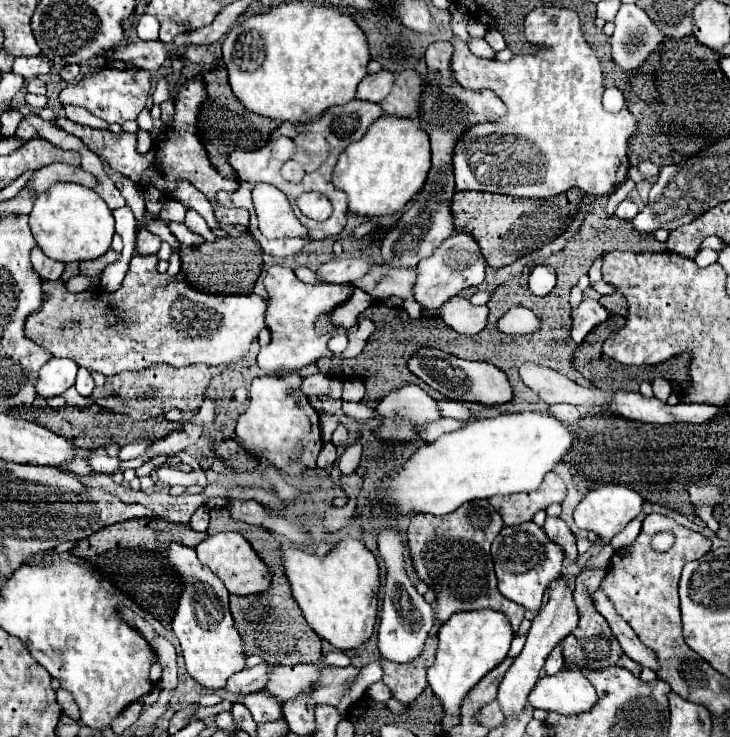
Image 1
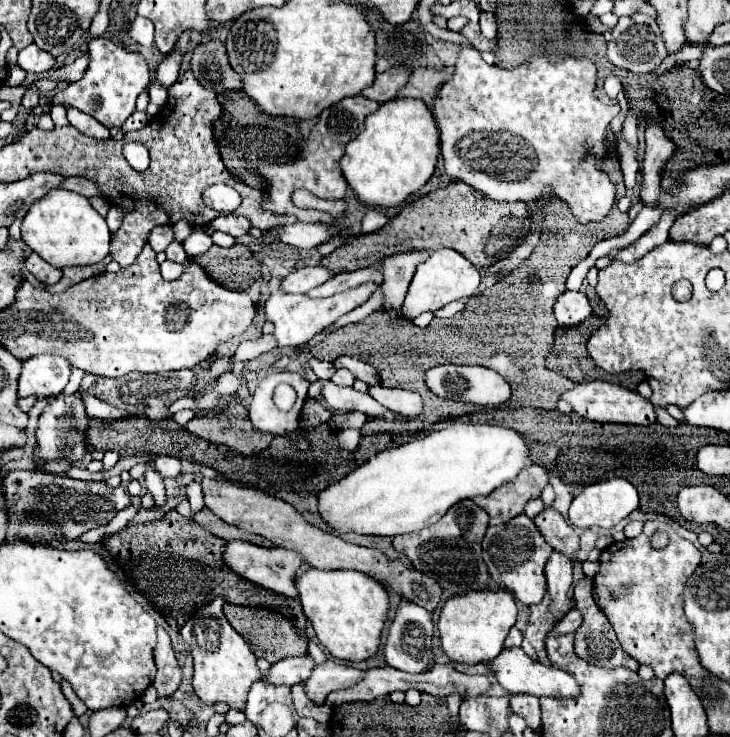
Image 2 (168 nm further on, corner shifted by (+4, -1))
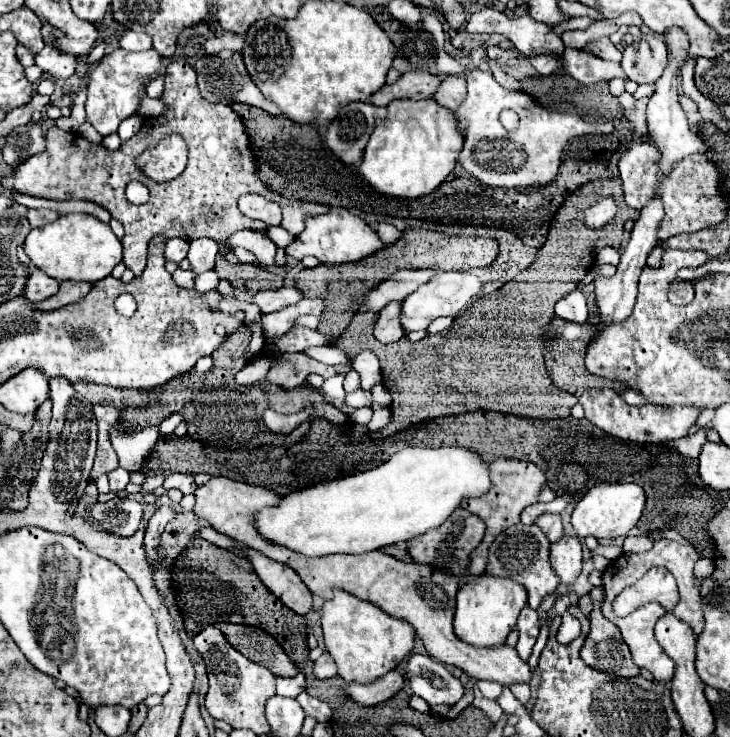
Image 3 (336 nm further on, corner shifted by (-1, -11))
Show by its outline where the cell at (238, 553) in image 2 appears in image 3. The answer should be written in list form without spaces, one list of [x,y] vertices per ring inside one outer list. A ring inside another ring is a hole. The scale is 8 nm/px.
[[[264,554],[252,556],[250,564],[262,584],[290,610],[296,614],[306,614],[312,608],[312,592],[290,566],[284,566]]]

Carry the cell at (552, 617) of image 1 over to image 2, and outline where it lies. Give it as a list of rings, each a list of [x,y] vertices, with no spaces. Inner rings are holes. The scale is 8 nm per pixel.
[[[553,552],[551,558],[547,560],[545,566],[545,576],[547,576],[547,592],[553,598],[553,608],[551,614],[555,618],[561,618],[569,612],[569,602],[567,602],[567,592],[573,582],[573,560],[561,552]]]

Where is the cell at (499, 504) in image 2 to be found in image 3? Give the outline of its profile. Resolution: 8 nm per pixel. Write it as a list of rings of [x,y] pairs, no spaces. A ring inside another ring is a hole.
[[[498,458],[490,464],[490,474],[492,474],[492,488],[486,496],[480,498],[470,498],[462,502],[462,508],[466,508],[468,512],[480,516],[486,524],[486,536],[482,540],[482,544],[476,548],[476,552],[472,552],[472,562],[470,562],[470,574],[480,574],[486,568],[486,554],[488,554],[488,546],[492,544],[492,540],[504,532],[506,528],[514,526],[520,522],[520,514],[526,506],[536,504],[538,502],[538,494],[540,490],[546,486],[546,472],[542,472],[542,468],[538,468],[532,462],[522,462],[522,460],[506,460],[506,458]]]

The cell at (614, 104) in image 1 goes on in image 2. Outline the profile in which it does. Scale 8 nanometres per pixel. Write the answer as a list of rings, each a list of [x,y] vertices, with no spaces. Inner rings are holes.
[[[607,76],[605,78],[605,92],[609,98],[617,98],[617,94],[621,92],[621,80],[617,76]]]

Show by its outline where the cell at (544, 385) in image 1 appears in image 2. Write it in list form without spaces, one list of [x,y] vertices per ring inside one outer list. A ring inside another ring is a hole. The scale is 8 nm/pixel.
[[[605,380],[581,382],[573,390],[565,392],[561,398],[567,400],[577,414],[581,414],[593,422],[617,422],[617,424],[637,424],[637,426],[651,426],[657,422],[655,408],[647,398],[643,398],[637,392],[631,392],[623,386],[605,382]]]

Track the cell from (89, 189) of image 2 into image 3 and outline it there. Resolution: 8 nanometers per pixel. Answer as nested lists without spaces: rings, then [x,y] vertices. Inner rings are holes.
[[[30,210],[28,212],[28,220],[30,220],[30,226],[32,228],[40,228],[40,226],[46,226],[50,222],[54,222],[60,214],[56,210]]]

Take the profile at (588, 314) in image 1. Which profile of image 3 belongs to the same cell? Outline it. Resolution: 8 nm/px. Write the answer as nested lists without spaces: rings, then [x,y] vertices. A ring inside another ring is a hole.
[[[574,290],[568,296],[564,296],[562,300],[558,300],[556,316],[562,320],[568,320],[568,322],[578,322],[578,324],[588,322],[588,306],[586,306],[584,294],[580,290]]]

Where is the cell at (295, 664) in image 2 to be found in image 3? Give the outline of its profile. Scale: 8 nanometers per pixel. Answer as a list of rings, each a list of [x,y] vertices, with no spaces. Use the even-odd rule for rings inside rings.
[[[324,652],[316,662],[314,662],[314,678],[318,680],[328,680],[336,676],[336,664],[328,652]]]

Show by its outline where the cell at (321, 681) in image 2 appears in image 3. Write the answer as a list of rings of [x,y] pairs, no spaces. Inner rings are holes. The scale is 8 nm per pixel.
[[[392,670],[386,676],[370,682],[370,684],[360,684],[360,682],[346,682],[344,692],[352,700],[364,704],[364,706],[376,706],[382,700],[388,700],[394,696],[404,684],[402,670]]]

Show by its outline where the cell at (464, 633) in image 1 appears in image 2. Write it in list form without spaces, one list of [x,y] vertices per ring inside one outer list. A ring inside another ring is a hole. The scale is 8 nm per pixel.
[[[487,588],[453,596],[441,608],[437,622],[443,652],[449,656],[451,662],[459,662],[465,666],[489,662],[503,650],[503,642],[515,620],[517,620],[517,602],[513,594],[509,594],[509,590]]]

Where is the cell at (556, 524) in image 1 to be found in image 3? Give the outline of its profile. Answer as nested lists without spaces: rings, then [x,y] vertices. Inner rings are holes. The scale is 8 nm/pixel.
[[[542,514],[536,520],[536,526],[548,536],[548,540],[554,544],[564,536],[564,528],[562,528],[562,518],[558,514]]]

